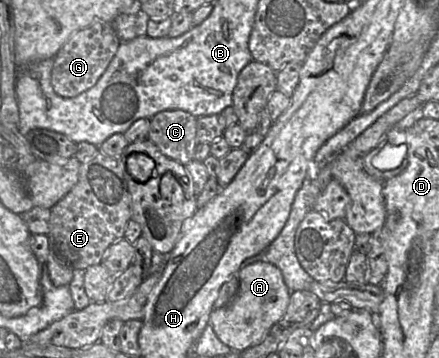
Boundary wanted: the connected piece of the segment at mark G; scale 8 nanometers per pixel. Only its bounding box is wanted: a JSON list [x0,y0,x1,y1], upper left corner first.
[51,21,121,98]

